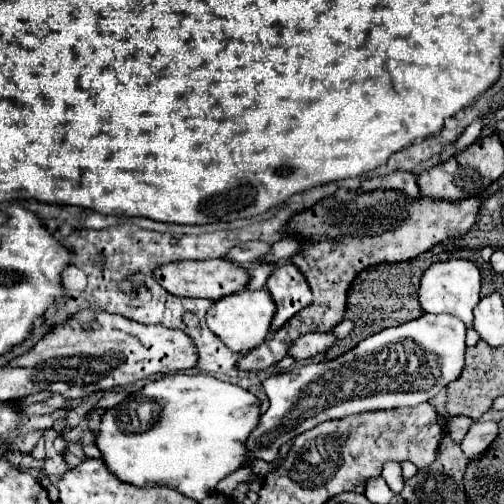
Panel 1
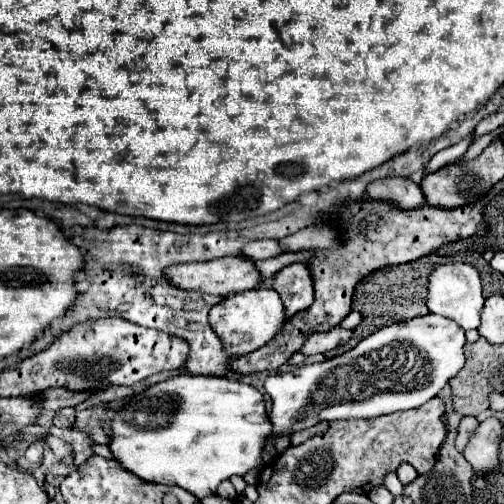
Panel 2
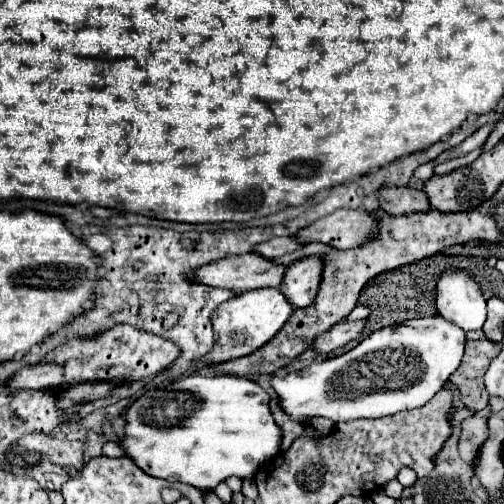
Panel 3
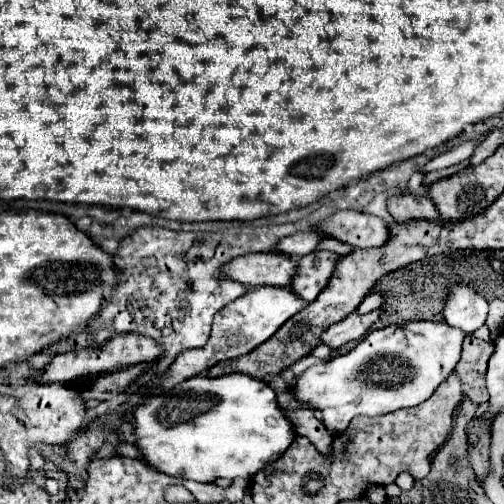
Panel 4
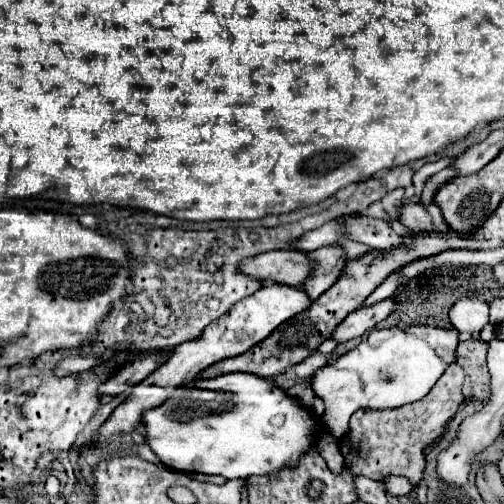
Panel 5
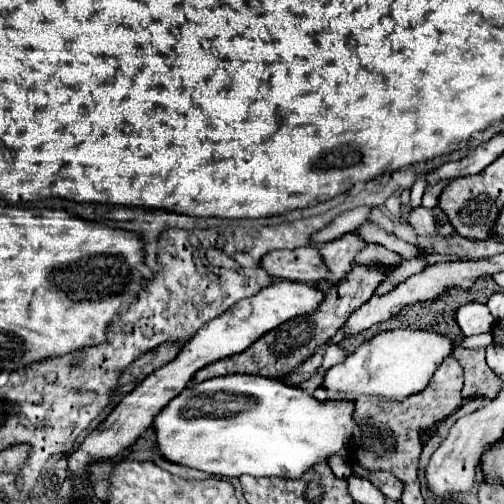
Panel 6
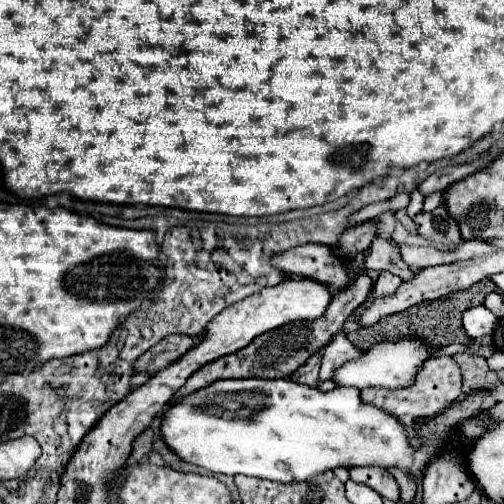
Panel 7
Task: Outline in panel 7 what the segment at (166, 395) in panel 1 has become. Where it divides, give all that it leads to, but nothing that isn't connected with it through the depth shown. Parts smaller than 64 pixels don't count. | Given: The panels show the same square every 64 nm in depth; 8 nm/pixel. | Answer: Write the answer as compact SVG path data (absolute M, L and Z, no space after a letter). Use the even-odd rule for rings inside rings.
M238 378L238 380L216 380L176 404L172 404L162 416L162 438L166 446L184 462L210 470L214 474L244 474L276 482L304 482L310 476L334 470L338 466L398 466L412 472L416 478L422 474L426 464L442 450L444 440L414 450L406 442L406 432L398 420L388 416L384 410L364 404L356 388L334 388L320 392L316 388L290 382L290 380L262 380L262 378Z

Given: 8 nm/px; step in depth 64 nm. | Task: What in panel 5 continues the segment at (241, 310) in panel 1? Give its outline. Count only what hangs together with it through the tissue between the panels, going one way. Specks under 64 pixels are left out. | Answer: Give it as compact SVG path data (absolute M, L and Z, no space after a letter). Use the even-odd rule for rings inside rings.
M266 284L258 292L254 292L252 296L246 296L240 302L236 302L218 320L214 320L204 330L200 340L180 344L180 348L176 348L174 354L162 366L164 368L178 368L178 372L182 372L182 376L186 378L184 384L188 384L194 378L198 378L200 372L206 370L208 366L212 366L212 364L216 364L216 362L220 362L224 358L244 354L248 348L262 342L264 338L268 338L282 322L286 322L288 318L292 318L292 316L296 316L300 312L304 312L310 304L312 304L312 300L300 288L282 286L282 284Z

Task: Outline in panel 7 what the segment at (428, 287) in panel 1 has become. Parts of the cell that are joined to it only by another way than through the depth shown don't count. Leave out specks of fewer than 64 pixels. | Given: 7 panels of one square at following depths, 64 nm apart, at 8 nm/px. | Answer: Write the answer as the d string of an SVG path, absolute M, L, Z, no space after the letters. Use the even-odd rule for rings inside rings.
M474 306L462 312L462 326L470 338L492 334L498 318L486 306Z

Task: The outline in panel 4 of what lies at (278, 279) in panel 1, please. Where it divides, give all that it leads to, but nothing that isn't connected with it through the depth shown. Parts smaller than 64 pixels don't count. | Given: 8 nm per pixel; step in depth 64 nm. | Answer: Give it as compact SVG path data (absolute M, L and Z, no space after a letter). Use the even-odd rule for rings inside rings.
M312 252L298 260L290 290L304 302L314 302L334 272L338 256L332 252Z

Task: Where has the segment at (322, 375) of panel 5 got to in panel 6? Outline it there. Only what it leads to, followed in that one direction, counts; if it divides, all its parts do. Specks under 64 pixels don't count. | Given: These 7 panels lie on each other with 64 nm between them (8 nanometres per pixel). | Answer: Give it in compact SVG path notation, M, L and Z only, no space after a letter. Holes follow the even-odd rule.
M386 330L372 336L360 348L346 356L344 362L332 366L322 380L328 400L352 400L358 396L378 396L386 400L404 400L422 392L438 366L452 354L454 342L448 336L430 330Z

